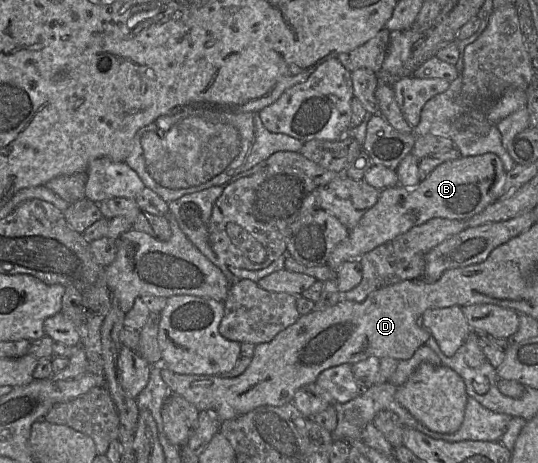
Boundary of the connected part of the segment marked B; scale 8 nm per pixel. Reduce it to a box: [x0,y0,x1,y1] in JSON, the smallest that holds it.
[326,154,506,273]

